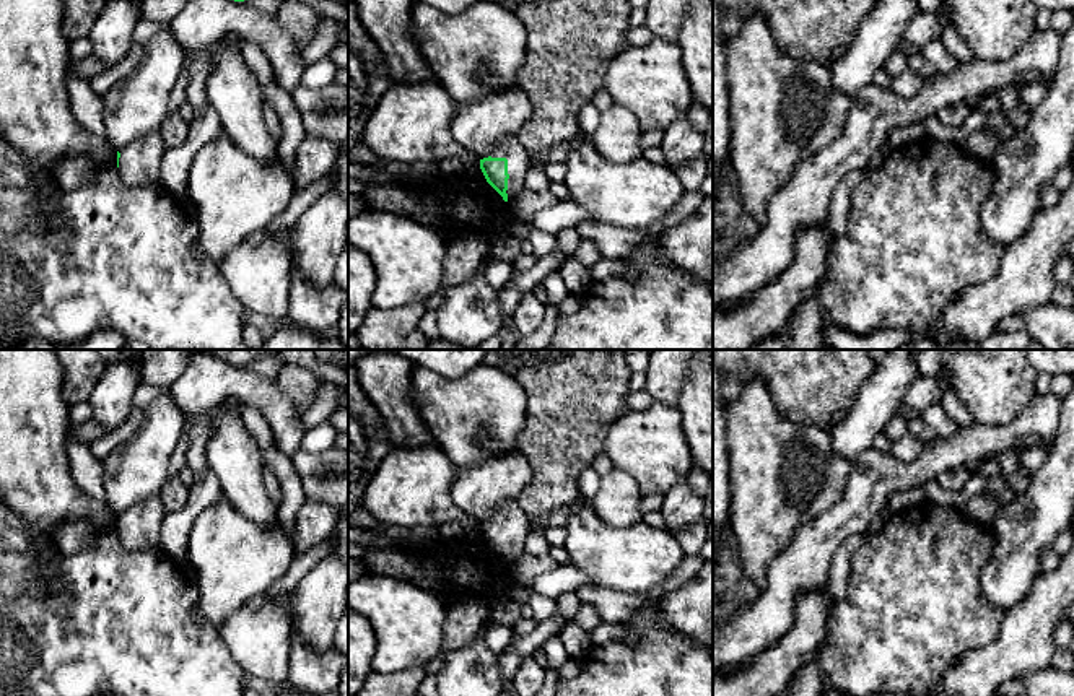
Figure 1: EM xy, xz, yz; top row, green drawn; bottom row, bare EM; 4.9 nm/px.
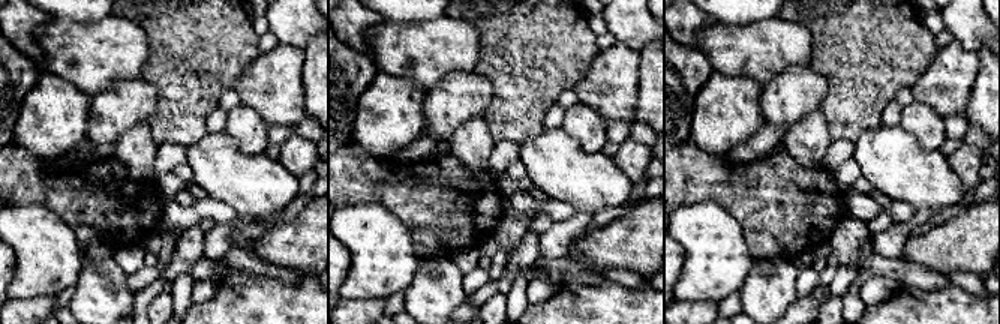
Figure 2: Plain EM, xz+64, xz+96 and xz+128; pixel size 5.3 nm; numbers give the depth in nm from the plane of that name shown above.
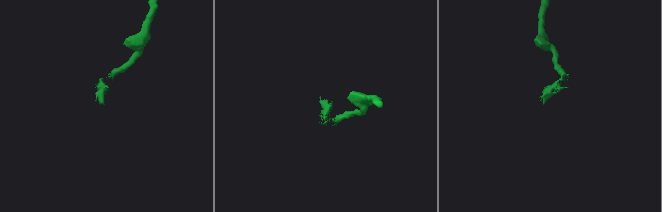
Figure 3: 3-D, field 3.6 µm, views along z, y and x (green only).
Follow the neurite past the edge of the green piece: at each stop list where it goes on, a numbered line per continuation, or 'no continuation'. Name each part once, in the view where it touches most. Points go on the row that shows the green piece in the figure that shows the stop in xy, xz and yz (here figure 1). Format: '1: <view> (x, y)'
1: xz (519, 161)

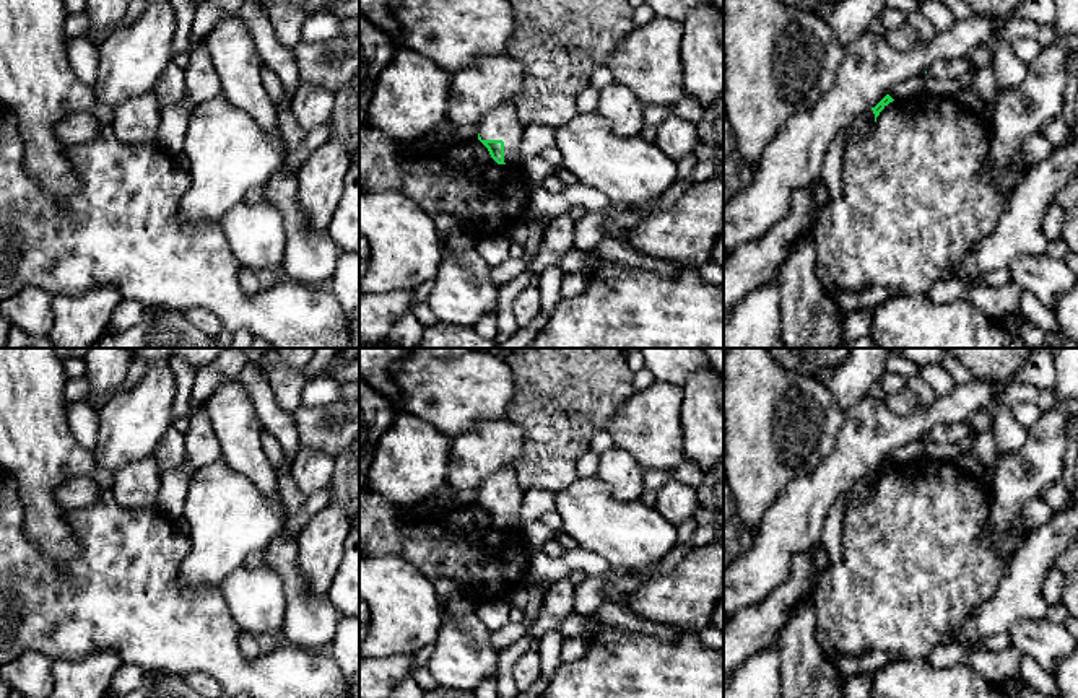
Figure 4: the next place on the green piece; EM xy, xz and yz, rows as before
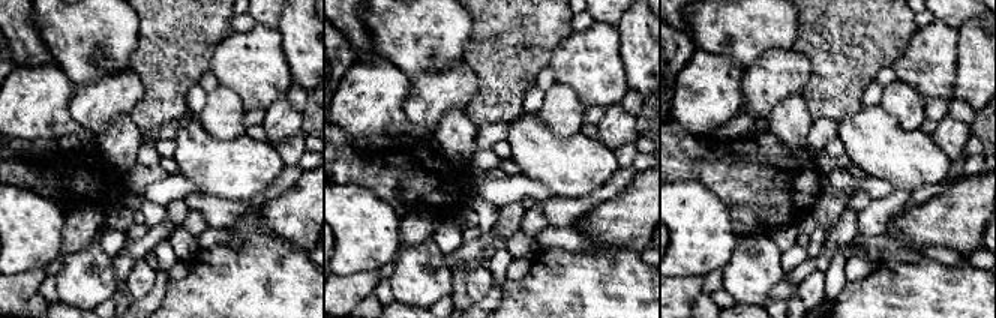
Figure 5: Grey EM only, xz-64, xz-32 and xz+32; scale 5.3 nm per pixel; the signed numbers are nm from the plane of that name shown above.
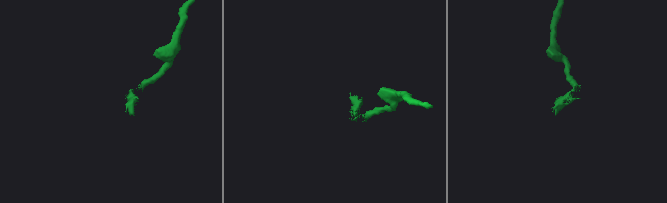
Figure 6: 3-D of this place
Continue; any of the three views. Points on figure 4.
1: xz (503, 122)

